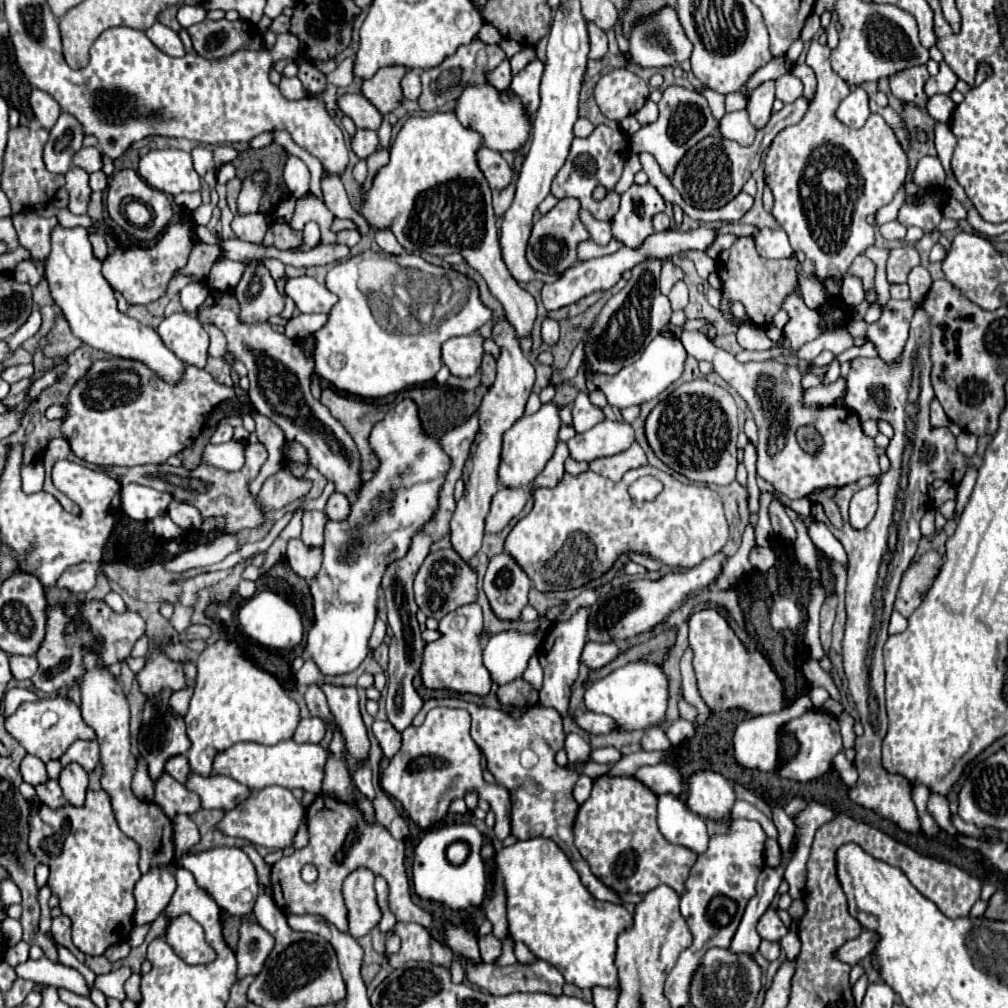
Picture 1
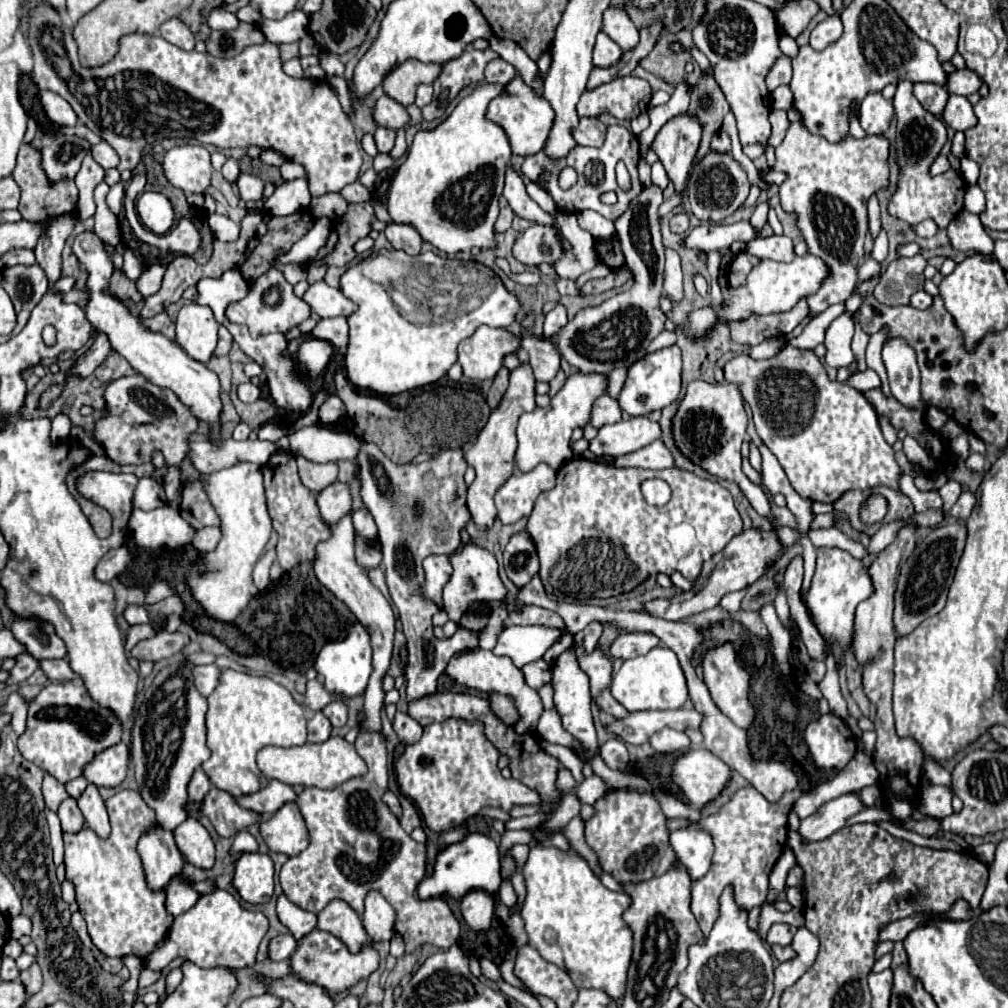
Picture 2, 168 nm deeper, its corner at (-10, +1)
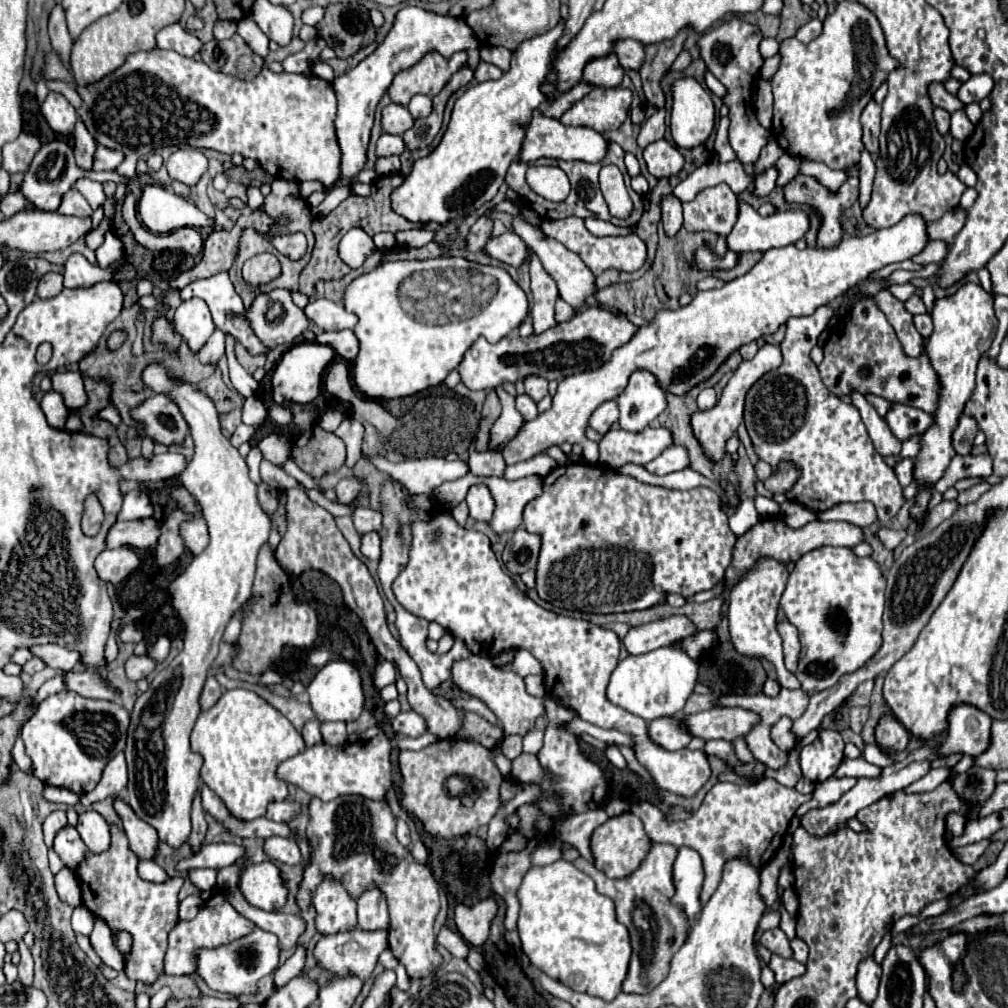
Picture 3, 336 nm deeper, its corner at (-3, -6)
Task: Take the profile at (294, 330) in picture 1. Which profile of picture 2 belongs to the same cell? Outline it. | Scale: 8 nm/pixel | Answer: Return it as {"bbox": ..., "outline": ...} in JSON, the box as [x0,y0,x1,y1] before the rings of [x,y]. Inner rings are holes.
{"bbox":[311,316,349,350],"outline":[[[337,316],[337,318],[323,318],[317,322],[317,326],[311,332],[319,340],[331,342],[335,348],[345,350],[349,342],[349,324],[347,318]]]}

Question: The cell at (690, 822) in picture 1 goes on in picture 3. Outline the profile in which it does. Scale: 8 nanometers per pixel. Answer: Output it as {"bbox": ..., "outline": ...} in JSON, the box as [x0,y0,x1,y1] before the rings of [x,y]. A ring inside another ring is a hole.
{"bbox":[672,847,704,919],"outline":[[[678,847],[678,857],[674,861],[674,883],[676,883],[676,895],[672,901],[676,905],[682,905],[686,915],[694,919],[702,905],[700,905],[700,889],[704,881],[704,869],[700,855],[694,849]]]}

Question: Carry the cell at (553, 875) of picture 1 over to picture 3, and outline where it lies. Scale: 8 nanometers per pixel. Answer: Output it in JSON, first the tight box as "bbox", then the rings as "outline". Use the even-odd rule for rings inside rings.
{"bbox":[518,861,630,1001],"outline":[[[570,861],[530,867],[518,889],[518,933],[530,963],[572,991],[612,1001],[630,961],[628,929],[616,921],[614,903],[596,891],[594,881]]]}

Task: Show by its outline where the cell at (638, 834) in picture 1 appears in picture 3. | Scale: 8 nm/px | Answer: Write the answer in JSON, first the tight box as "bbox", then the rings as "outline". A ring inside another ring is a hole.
{"bbox":[590,811,652,879],"outline":[[[630,811],[618,817],[610,817],[604,825],[596,827],[590,837],[590,849],[592,849],[596,869],[600,869],[606,877],[612,877],[612,879],[622,879],[632,875],[642,865],[650,847],[652,847],[652,841],[646,835],[640,817],[636,817]]]}

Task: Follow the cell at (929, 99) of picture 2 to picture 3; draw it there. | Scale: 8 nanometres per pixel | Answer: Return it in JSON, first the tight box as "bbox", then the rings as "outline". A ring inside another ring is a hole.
{"bbox":[934,107,950,135],"outline":[[[934,107],[934,121],[936,121],[936,127],[938,131],[944,135],[948,133],[948,121],[950,121],[950,113],[946,109],[940,109],[940,107]]]}

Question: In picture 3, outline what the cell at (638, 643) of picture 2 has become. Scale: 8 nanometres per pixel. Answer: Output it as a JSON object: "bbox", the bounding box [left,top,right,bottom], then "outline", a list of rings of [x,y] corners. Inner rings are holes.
{"bbox":[624,617,696,655],"outline":[[[668,617],[648,625],[632,627],[624,637],[624,647],[630,655],[642,655],[658,647],[672,645],[674,641],[692,635],[696,629],[688,617]]]}

